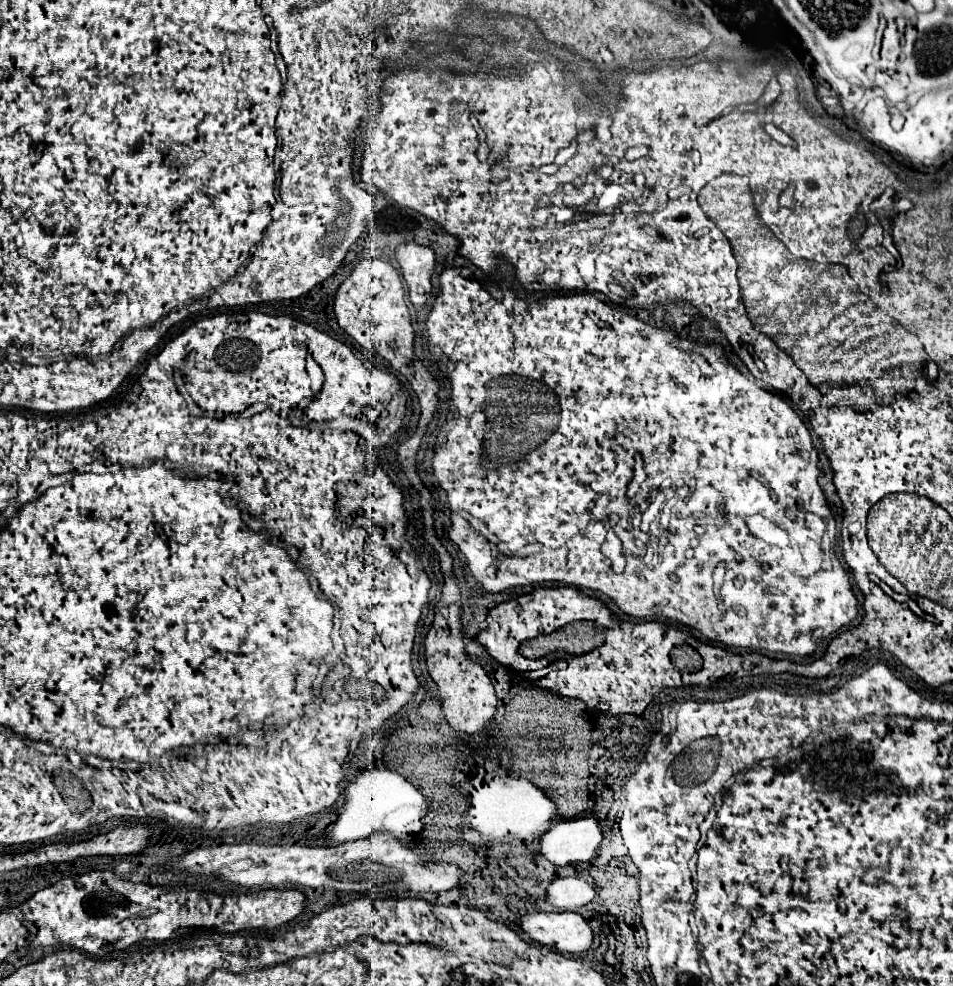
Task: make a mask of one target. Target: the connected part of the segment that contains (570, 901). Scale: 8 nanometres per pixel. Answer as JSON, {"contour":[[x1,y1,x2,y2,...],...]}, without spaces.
{"contour":[[556,877,546,889,546,903,558,911,574,911,594,899,594,887,578,877]]}

